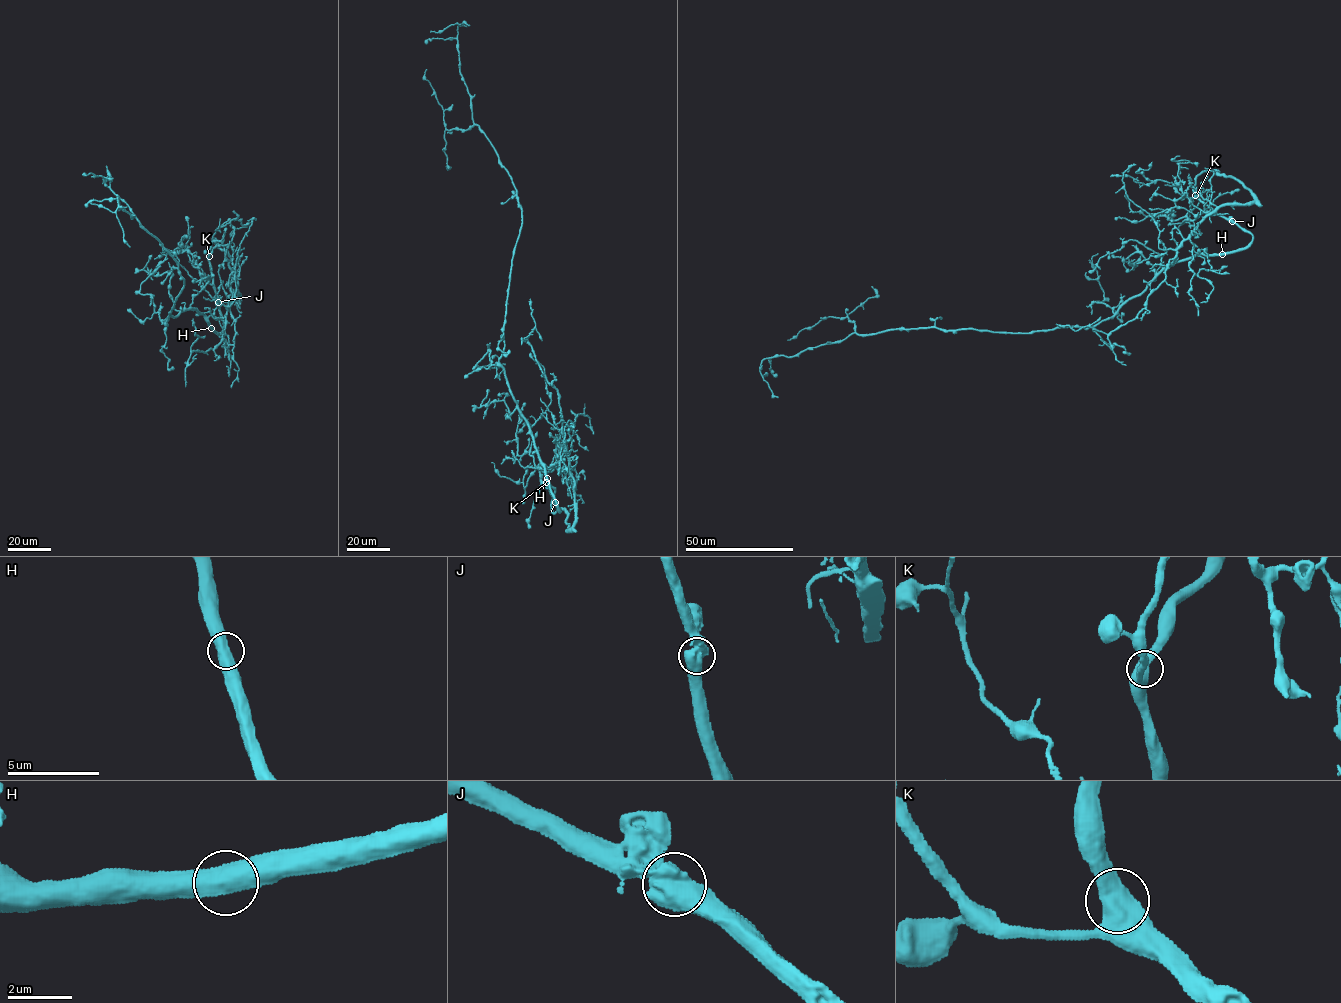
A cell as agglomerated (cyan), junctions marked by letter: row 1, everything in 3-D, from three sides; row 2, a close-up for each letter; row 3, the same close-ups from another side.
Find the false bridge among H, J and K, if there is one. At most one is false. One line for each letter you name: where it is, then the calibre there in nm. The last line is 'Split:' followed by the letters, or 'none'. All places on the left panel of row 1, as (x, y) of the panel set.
Split: none

